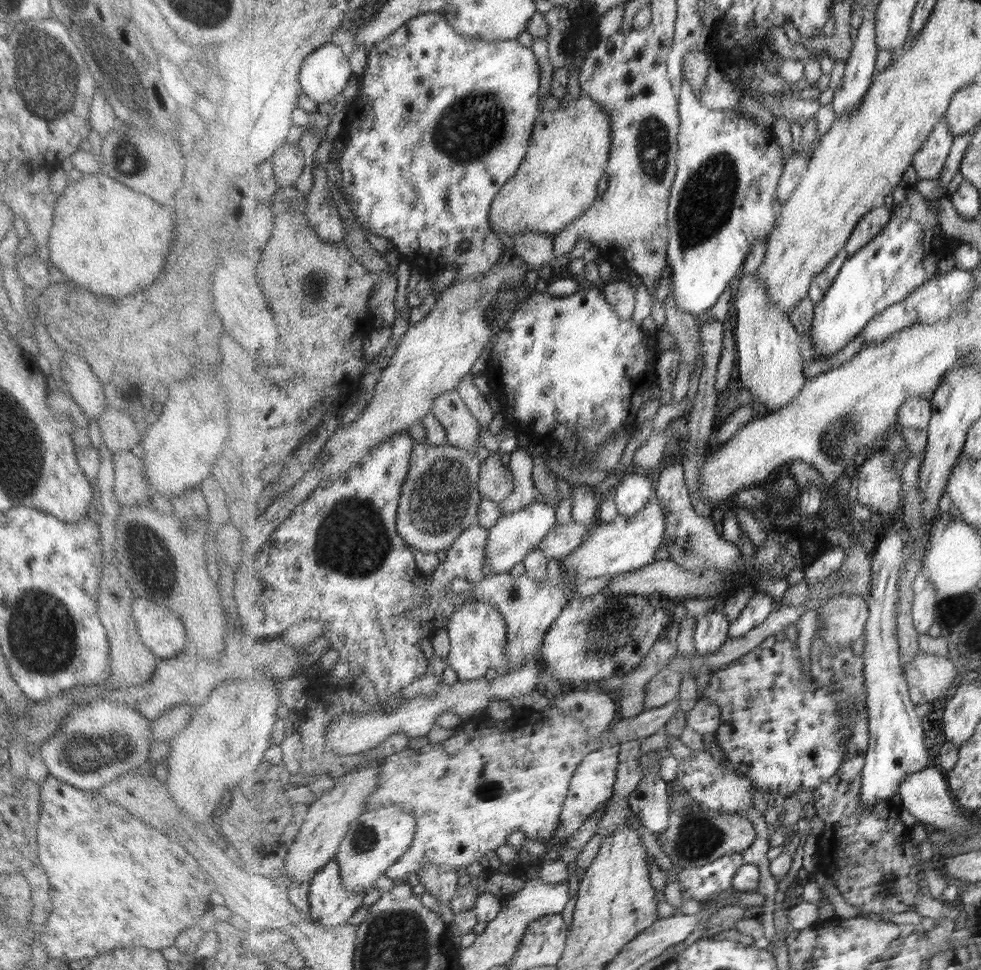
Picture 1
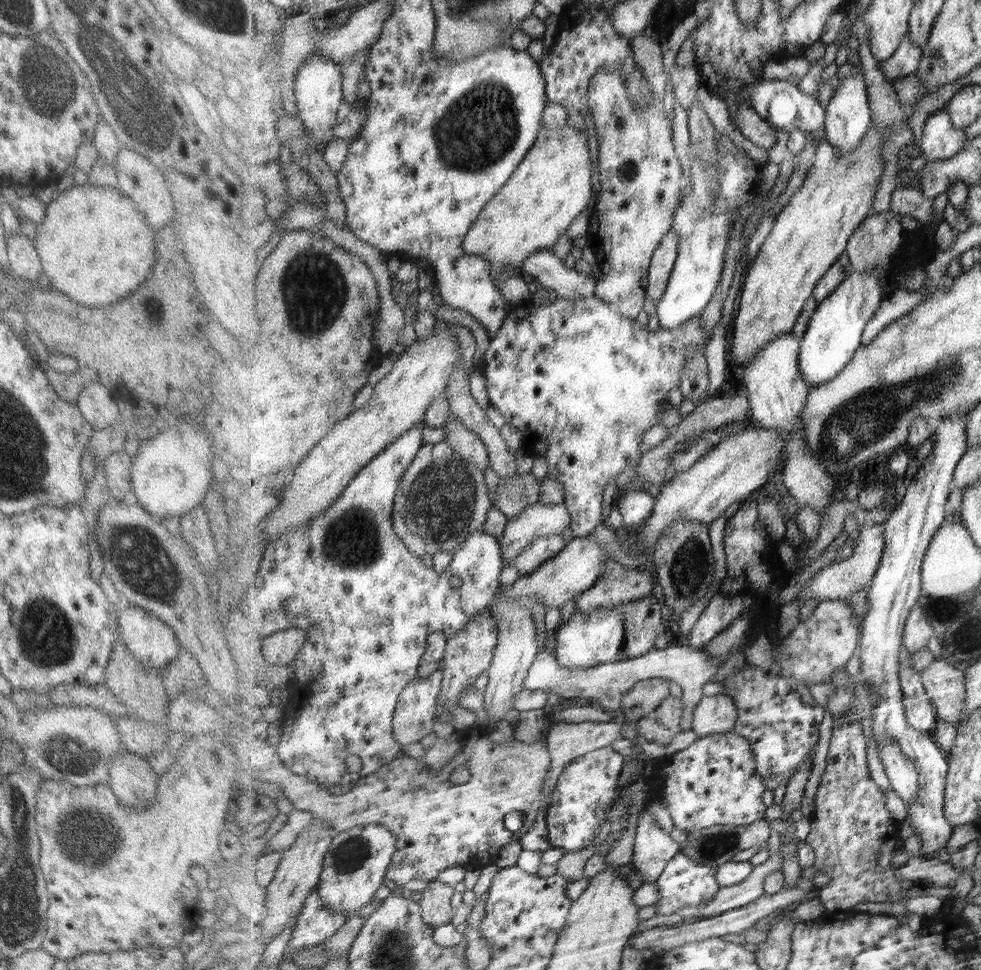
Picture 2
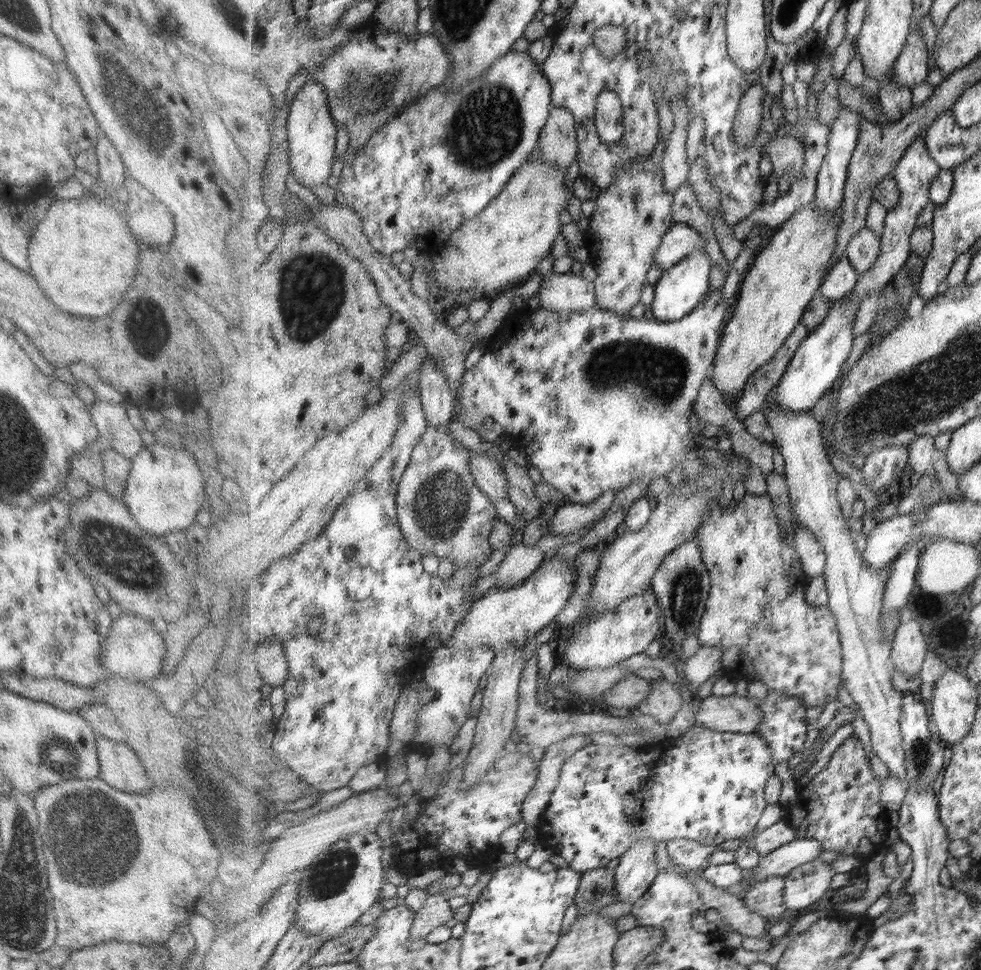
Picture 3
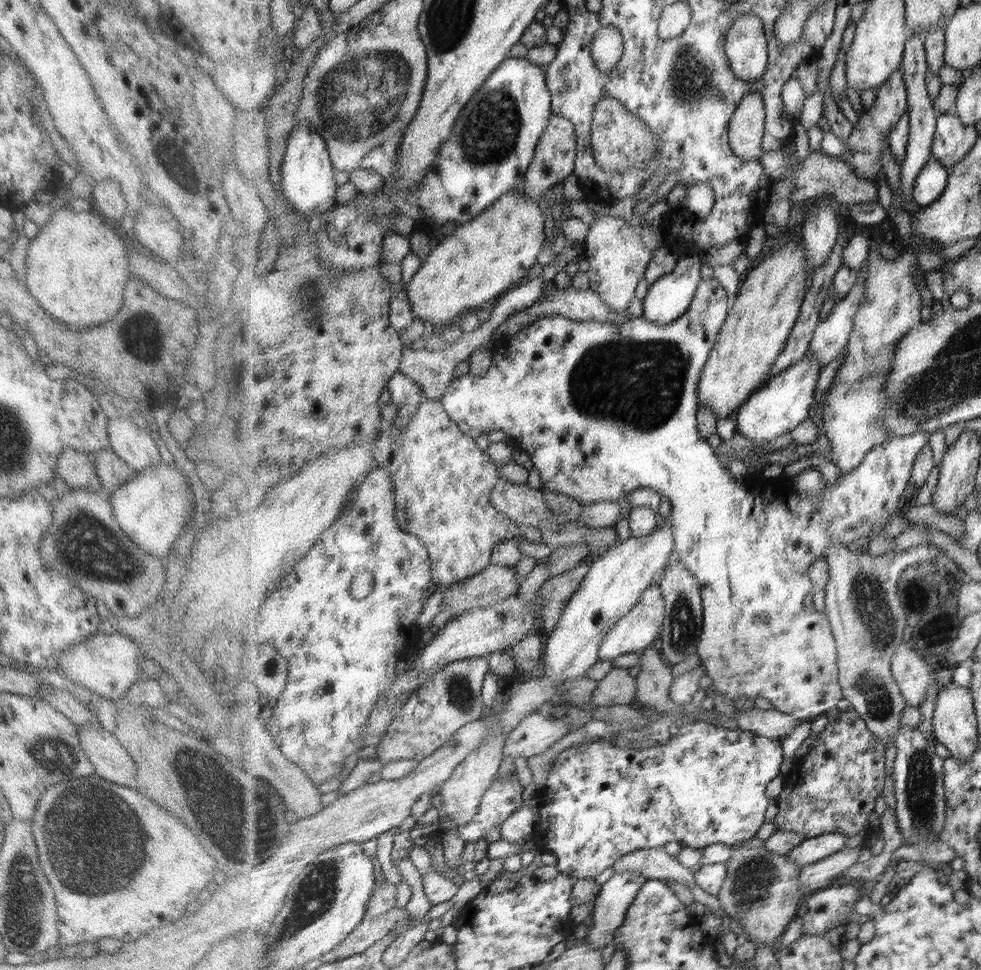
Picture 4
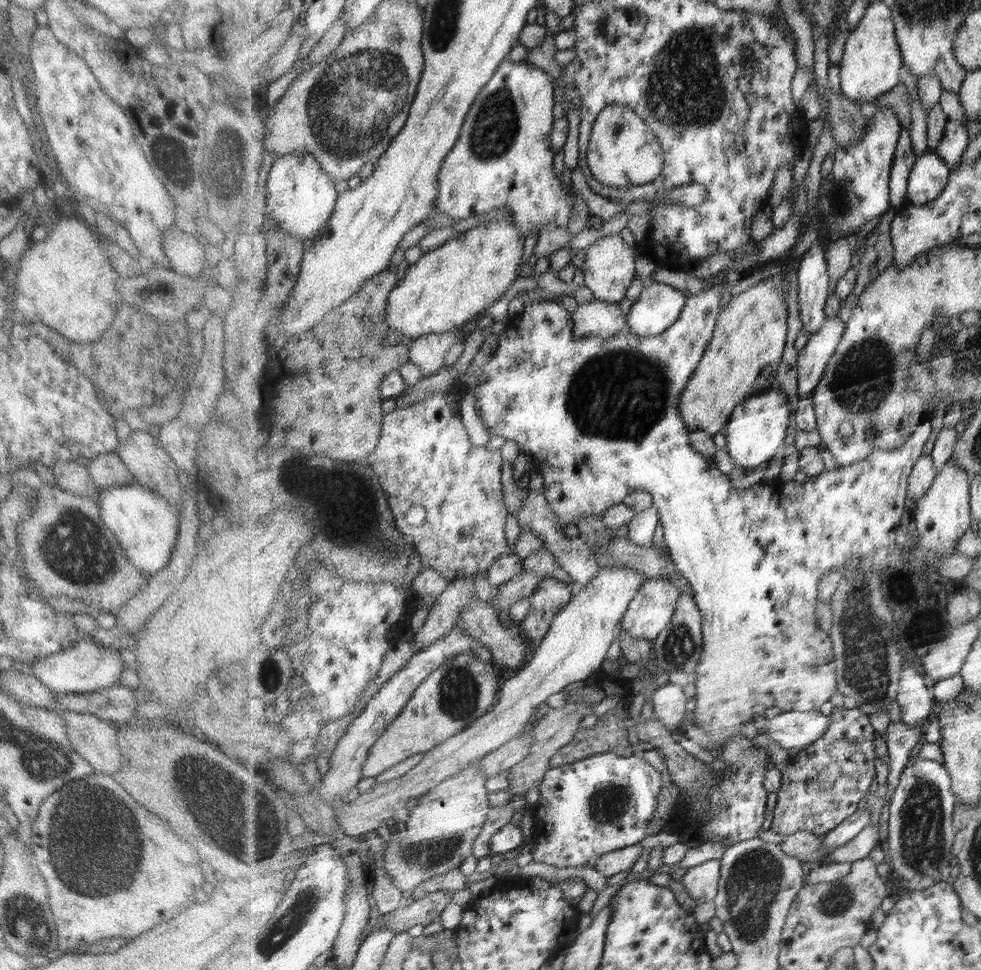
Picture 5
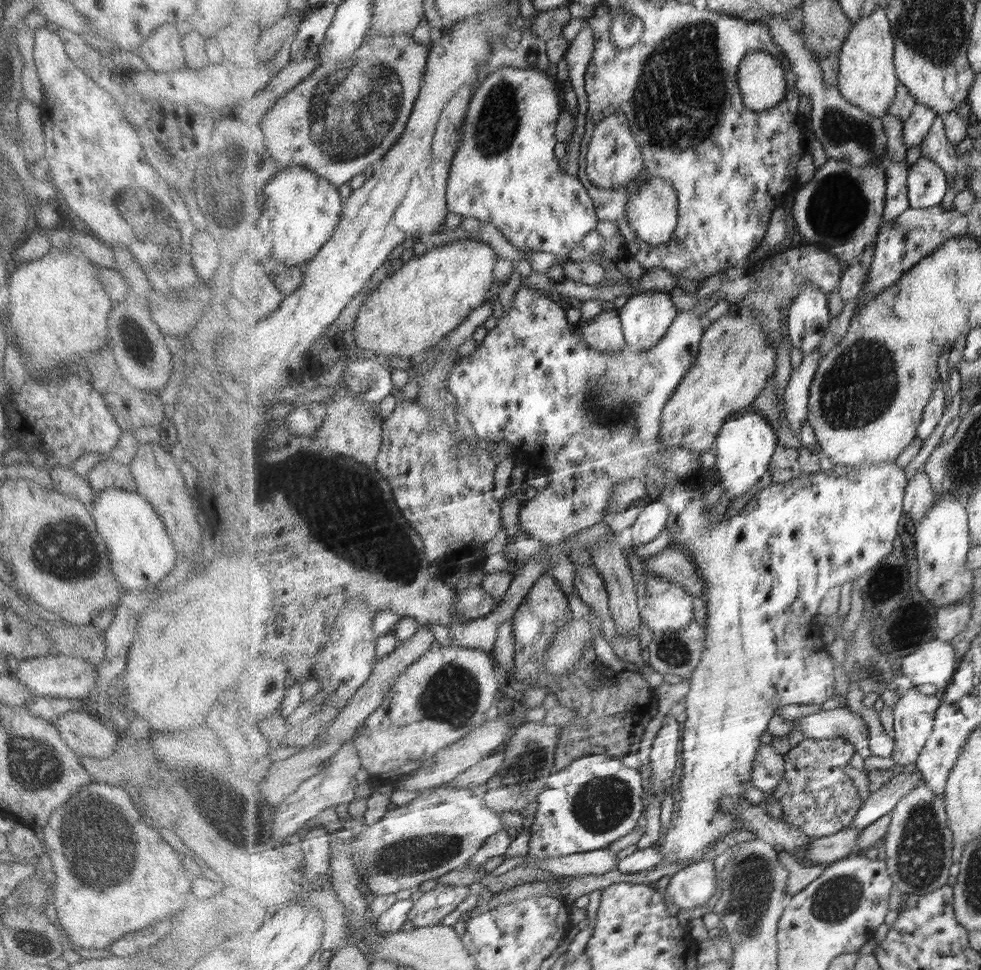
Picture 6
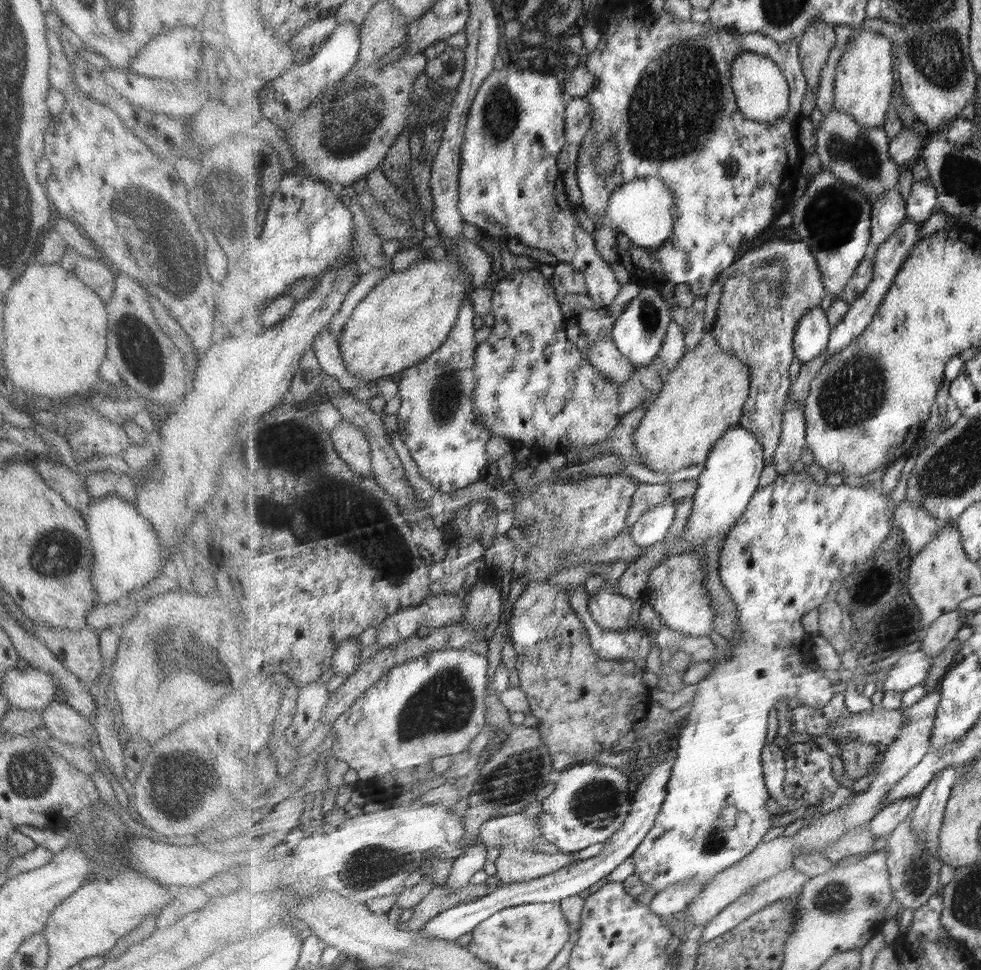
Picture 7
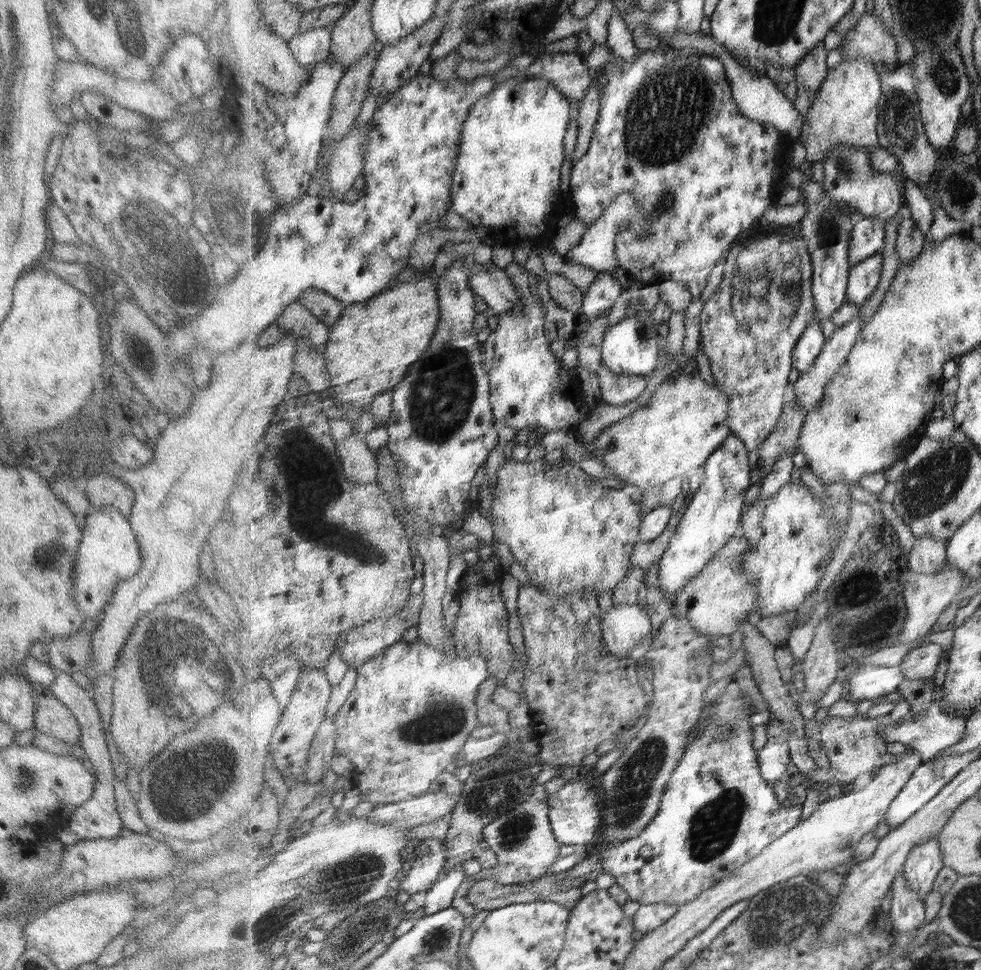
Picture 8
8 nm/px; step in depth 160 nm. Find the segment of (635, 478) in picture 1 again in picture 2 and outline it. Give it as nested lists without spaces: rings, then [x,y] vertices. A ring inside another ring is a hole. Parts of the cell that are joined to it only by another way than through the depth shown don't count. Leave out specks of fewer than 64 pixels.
[[[646,488],[625,491],[616,501],[624,519],[624,528],[640,528],[653,514],[656,498]]]

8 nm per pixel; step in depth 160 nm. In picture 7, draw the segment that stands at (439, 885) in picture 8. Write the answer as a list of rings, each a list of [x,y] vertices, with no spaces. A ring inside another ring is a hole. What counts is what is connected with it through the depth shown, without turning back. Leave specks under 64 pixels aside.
[[[479,842],[478,845],[470,847],[453,862],[443,886],[449,887],[453,891],[467,886],[471,882],[473,874],[483,870],[485,862],[487,862],[487,848],[485,848],[485,844]]]

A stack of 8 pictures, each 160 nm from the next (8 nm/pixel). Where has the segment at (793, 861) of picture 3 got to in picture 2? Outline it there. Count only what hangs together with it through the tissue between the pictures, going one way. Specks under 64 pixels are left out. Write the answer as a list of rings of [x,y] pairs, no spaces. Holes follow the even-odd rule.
[[[774,832],[768,842],[768,851],[770,859],[763,864],[756,866],[753,872],[739,884],[735,886],[721,887],[717,892],[713,901],[706,904],[695,917],[685,918],[681,925],[693,924],[701,919],[708,919],[735,908],[742,908],[755,900],[759,900],[763,895],[765,881],[770,874],[776,870],[782,870],[784,865],[784,858],[782,857],[782,846],[784,845],[781,840],[781,834]]]

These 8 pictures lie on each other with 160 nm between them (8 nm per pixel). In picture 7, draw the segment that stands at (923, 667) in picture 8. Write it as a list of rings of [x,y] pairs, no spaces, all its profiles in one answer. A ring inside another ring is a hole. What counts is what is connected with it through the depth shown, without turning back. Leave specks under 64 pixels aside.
[[[960,610],[941,615],[927,628],[921,649],[936,659],[957,638],[964,625],[964,612]]]

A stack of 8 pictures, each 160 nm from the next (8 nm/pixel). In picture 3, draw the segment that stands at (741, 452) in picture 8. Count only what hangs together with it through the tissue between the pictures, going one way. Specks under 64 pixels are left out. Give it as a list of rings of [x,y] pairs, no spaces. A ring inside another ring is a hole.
[[[853,295],[843,299],[843,305],[833,304],[833,309],[829,312],[825,323],[807,336],[799,351],[795,353],[795,357],[791,359],[783,378],[774,388],[774,402],[781,409],[793,412],[810,411],[839,380],[843,366],[851,356],[853,344],[857,339],[857,337],[853,338],[853,322],[859,304],[853,299]]]

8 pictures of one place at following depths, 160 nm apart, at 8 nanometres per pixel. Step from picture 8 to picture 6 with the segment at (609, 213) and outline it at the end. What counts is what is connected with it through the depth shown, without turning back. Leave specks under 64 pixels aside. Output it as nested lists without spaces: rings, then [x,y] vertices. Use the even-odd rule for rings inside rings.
[[[655,177],[631,194],[626,202],[626,217],[632,230],[650,246],[661,246],[674,234],[678,225],[678,194],[673,183],[665,177]]]

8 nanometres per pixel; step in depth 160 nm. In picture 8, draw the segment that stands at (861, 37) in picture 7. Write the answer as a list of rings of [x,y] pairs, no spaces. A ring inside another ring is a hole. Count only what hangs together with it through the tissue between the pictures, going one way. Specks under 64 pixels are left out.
[[[867,58],[853,62],[843,61],[832,68],[819,90],[816,101],[804,114],[804,125],[797,140],[802,140],[807,151],[807,161],[822,162],[840,146],[879,147],[879,99],[883,94],[882,76]]]

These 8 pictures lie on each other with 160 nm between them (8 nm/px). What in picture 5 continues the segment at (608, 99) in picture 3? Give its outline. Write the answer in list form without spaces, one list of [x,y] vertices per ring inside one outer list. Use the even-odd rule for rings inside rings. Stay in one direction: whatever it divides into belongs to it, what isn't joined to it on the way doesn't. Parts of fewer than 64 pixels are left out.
[[[625,105],[604,108],[593,125],[588,143],[588,166],[592,175],[606,188],[641,187],[653,182],[663,170],[665,153],[661,139],[648,124]]]

